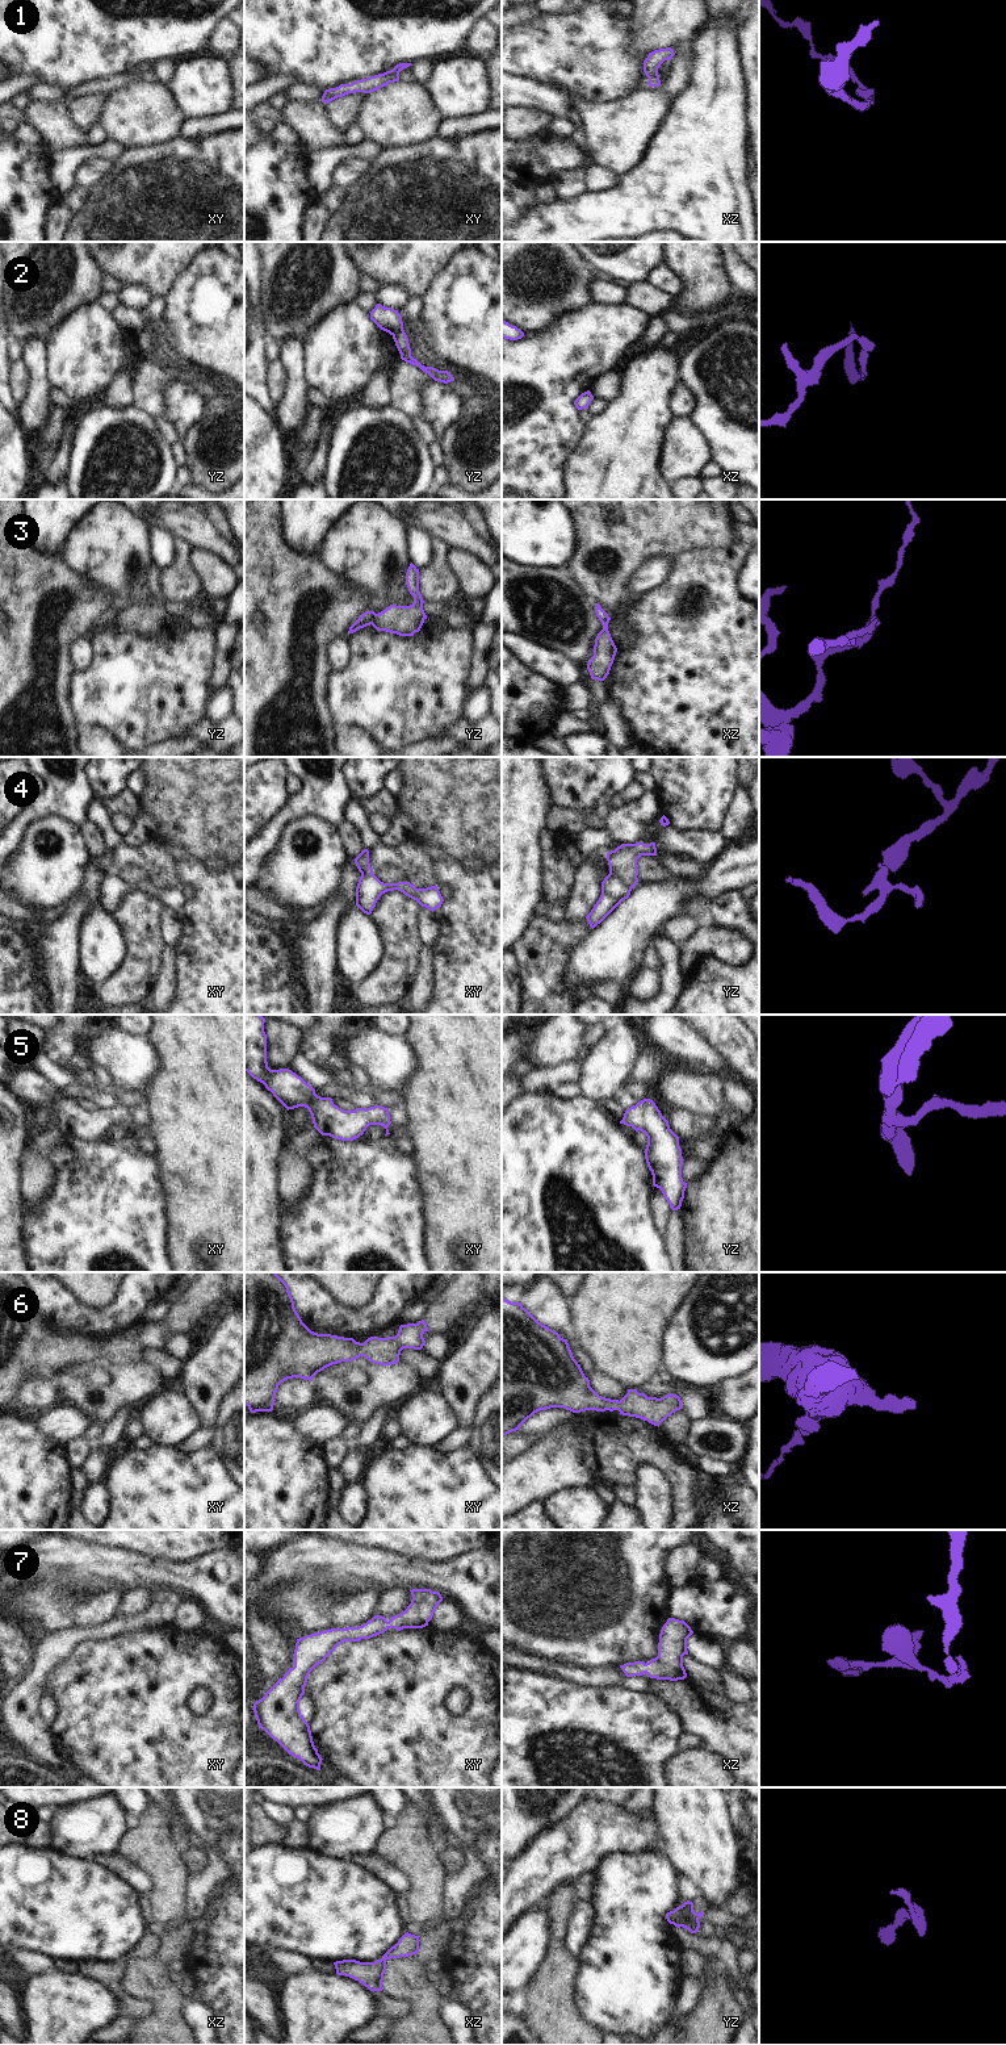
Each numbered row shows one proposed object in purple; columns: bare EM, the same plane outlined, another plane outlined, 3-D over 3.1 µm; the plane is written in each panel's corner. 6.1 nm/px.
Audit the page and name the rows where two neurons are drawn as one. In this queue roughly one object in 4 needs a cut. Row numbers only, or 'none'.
1, 2, 3, 4.

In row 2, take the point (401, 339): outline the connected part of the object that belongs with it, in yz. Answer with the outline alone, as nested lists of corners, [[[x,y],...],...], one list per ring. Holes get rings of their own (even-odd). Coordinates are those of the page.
[[[405,330],[399,331],[398,334],[393,335],[395,346],[401,354],[401,359],[406,363],[419,367],[423,372],[428,373],[435,381],[440,381],[448,384],[454,381],[454,377],[448,371],[439,371],[433,367],[424,367],[416,359],[411,356],[411,348],[408,343],[408,338]]]

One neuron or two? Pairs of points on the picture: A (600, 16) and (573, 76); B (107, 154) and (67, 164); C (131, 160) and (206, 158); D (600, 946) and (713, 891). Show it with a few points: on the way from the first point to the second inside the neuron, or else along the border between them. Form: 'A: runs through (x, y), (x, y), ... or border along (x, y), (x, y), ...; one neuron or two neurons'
A: runs through (599, 30), (587, 45), (587, 49), (574, 62); one neuron
B: runs through (97, 153), (76, 157); one neuron
C: runs through (150, 162), (180, 162), (188, 159); one neuron
D: runs through (628, 929), (654, 903), (686, 890); one neuron

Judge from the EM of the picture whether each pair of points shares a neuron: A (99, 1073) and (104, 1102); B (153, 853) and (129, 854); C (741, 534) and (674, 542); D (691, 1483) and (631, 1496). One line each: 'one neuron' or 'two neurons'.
A: two neurons
B: one neuron
C: two neurons
D: two neurons

